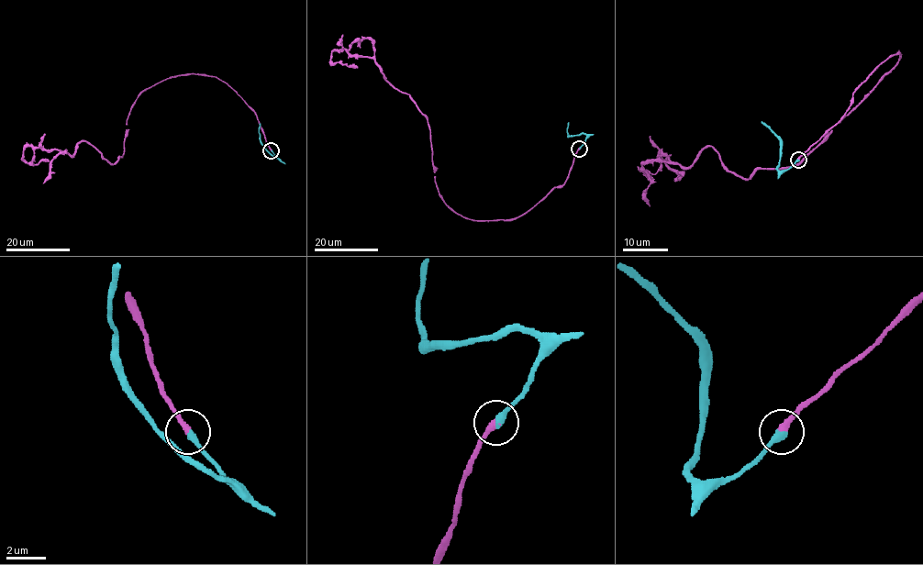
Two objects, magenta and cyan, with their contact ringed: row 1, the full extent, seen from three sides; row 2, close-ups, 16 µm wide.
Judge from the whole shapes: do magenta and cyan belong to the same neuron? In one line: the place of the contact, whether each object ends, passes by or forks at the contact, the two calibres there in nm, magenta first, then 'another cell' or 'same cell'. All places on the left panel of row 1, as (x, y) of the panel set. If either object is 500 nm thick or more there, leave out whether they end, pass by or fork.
place (271, 150); magenta ends; cyan ends; calibres 360 and 360 nm; same cell

